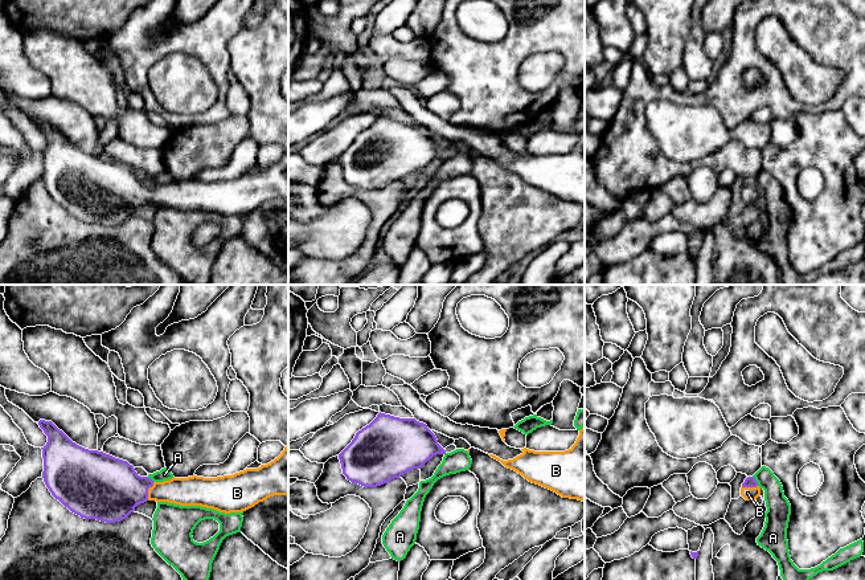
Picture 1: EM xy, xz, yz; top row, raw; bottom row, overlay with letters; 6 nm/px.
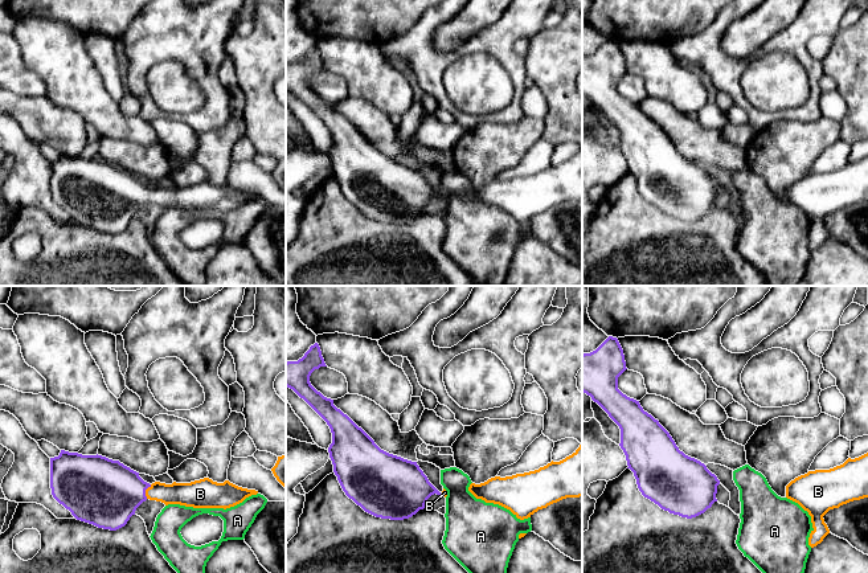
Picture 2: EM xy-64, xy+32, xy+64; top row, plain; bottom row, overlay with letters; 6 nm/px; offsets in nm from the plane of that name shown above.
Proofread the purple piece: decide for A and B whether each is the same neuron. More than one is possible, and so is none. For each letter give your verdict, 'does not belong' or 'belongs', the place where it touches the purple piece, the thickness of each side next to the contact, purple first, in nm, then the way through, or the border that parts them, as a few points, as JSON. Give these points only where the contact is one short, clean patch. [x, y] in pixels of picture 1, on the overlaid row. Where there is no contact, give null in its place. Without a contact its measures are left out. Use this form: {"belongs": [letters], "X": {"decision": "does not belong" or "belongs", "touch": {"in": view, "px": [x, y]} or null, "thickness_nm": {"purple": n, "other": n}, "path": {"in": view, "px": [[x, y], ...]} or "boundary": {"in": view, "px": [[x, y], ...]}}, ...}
{"belongs": ["B"], "A": {"decision": "does not belong", "touch": {"in": "yz", "px": [755, 481]}, "thickness_nm": {"purple": 60, "other": 150}, "boundary": {"in": "yz", "px": [[753, 476], [758, 485]]}}, "B": {"decision": "belongs", "touch": {"in": "xy", "px": [147, 491]}, "thickness_nm": {"purple": 400, "other": 180}, "path": {"in": "xy", "px": [[107, 489], [147, 491], [185, 491]]}}}

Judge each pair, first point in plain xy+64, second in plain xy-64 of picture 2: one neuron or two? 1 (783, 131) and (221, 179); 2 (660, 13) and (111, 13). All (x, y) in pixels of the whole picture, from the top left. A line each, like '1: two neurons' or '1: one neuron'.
1: one neuron
2: one neuron

